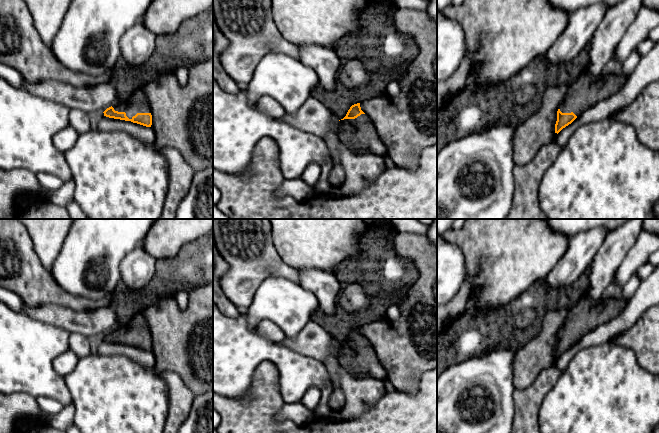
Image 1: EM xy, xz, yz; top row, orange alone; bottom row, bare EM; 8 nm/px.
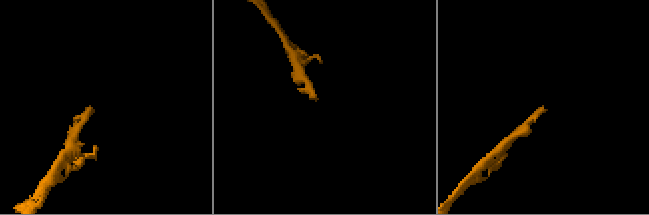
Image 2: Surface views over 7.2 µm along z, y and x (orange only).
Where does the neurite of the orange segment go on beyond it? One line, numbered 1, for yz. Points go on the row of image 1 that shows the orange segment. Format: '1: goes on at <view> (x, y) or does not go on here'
1: goes on at yz (585, 92)

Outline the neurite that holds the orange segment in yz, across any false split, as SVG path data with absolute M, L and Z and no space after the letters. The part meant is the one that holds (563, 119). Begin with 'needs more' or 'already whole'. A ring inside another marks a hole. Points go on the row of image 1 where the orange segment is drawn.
needs more; M583 72L578 79L569 84L567 95L557 111L555 133L558 134L585 110L618 92L628 77L622 72L617 75L608 74L604 78Z

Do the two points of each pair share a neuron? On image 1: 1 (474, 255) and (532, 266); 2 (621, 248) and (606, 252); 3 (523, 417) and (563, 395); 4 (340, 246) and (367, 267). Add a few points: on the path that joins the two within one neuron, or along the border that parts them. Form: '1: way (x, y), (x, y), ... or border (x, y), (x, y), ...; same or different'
1: way (488, 255), (518, 255); same
2: way (617, 248), (610, 252); same
3: border (552, 388), (541, 404), (538, 422); different
4: border (360, 256), (347, 258), (334, 268); different

